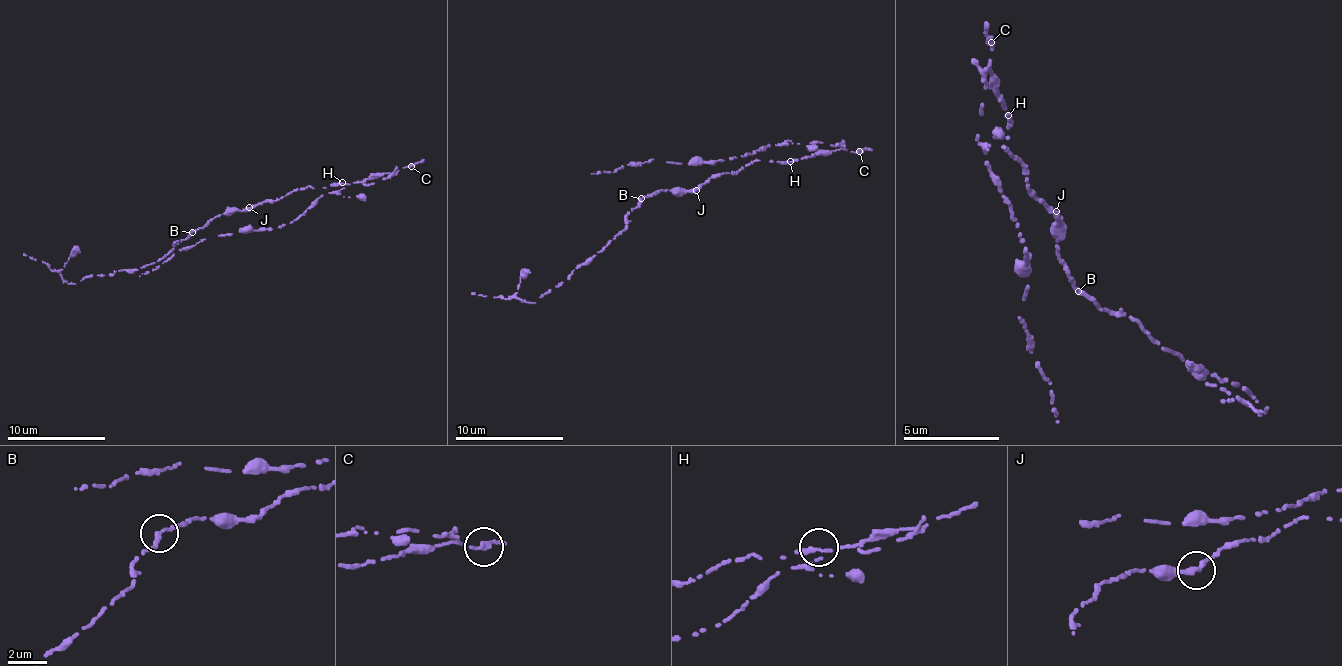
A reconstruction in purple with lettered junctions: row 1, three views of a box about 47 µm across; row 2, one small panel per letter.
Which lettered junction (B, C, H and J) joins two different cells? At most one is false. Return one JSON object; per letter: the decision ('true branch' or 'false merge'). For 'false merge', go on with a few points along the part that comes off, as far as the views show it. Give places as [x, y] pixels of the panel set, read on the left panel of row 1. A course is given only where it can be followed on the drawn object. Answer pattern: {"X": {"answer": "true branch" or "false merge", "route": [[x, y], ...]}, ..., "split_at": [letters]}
{"B": {"answer": "true branch"}, "C": {"answer": "false merge", "route": [[411, 165], [362, 184], [356, 196], [317, 198], [294, 221], [179, 248], [139, 276]]}, "H": {"answer": "true branch"}, "J": {"answer": "true branch"}, "split_at": ["C"]}

